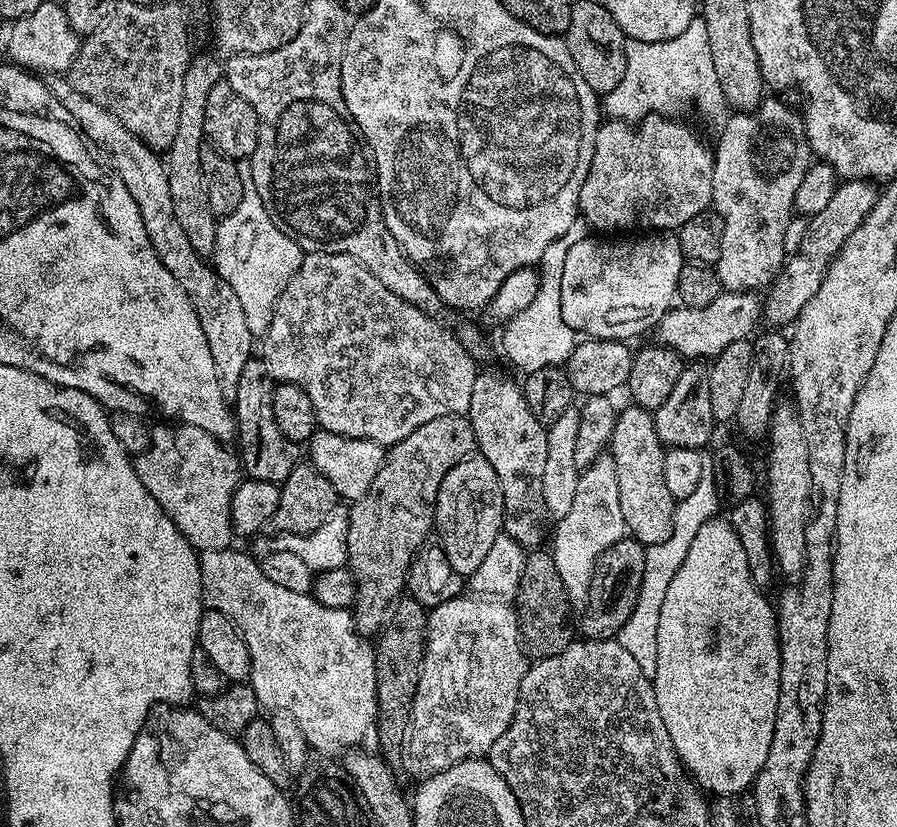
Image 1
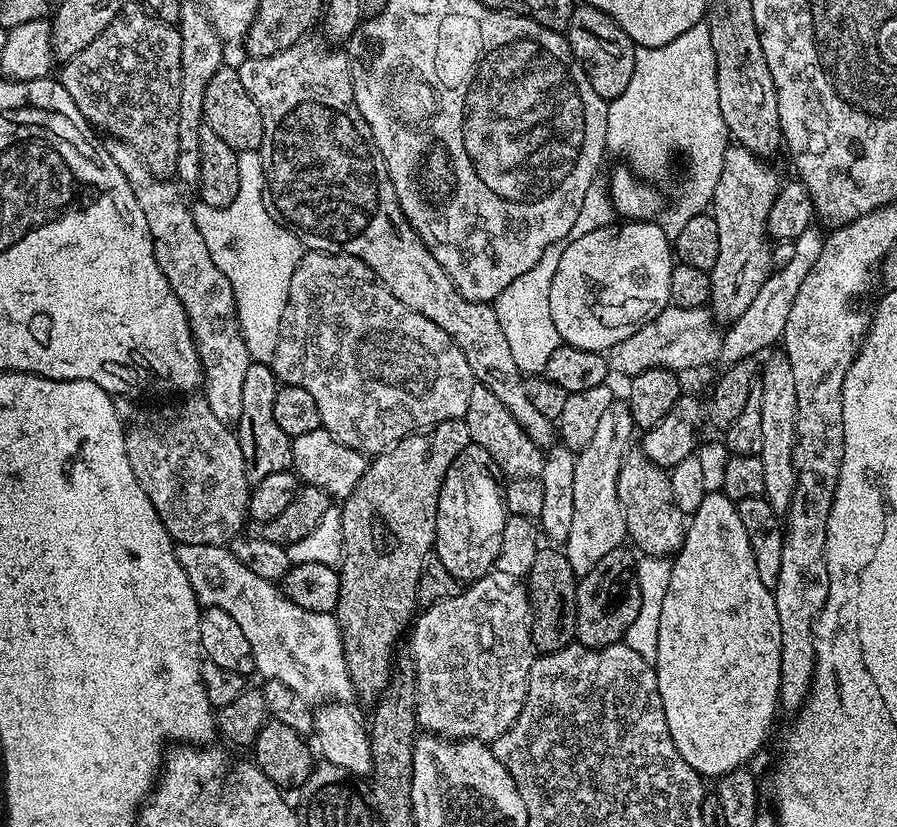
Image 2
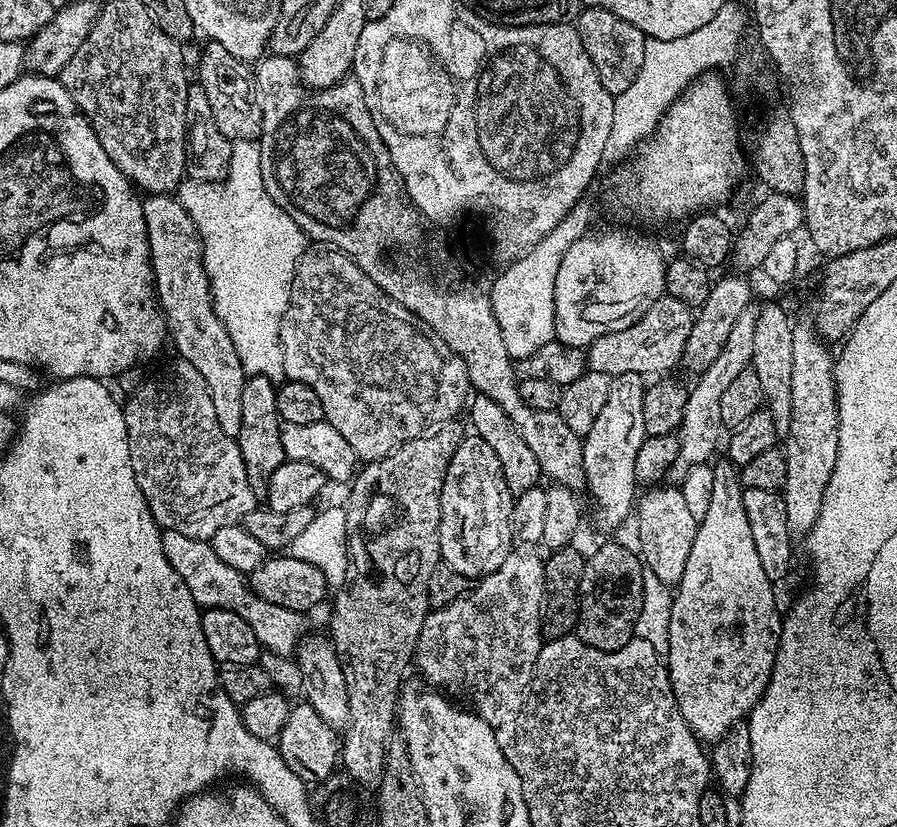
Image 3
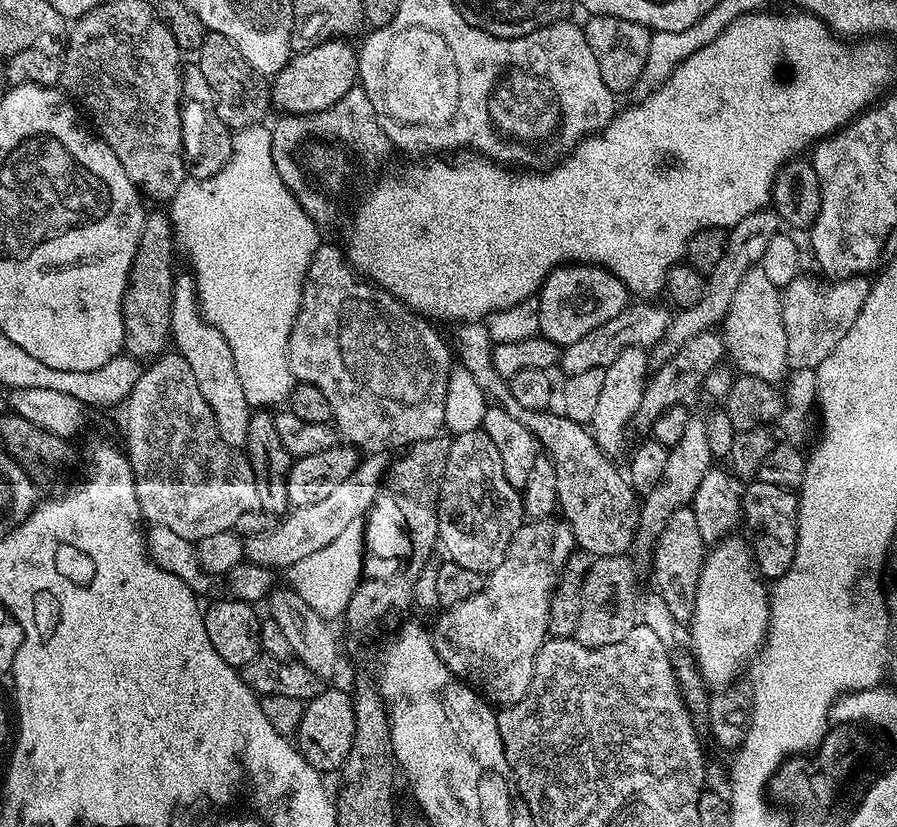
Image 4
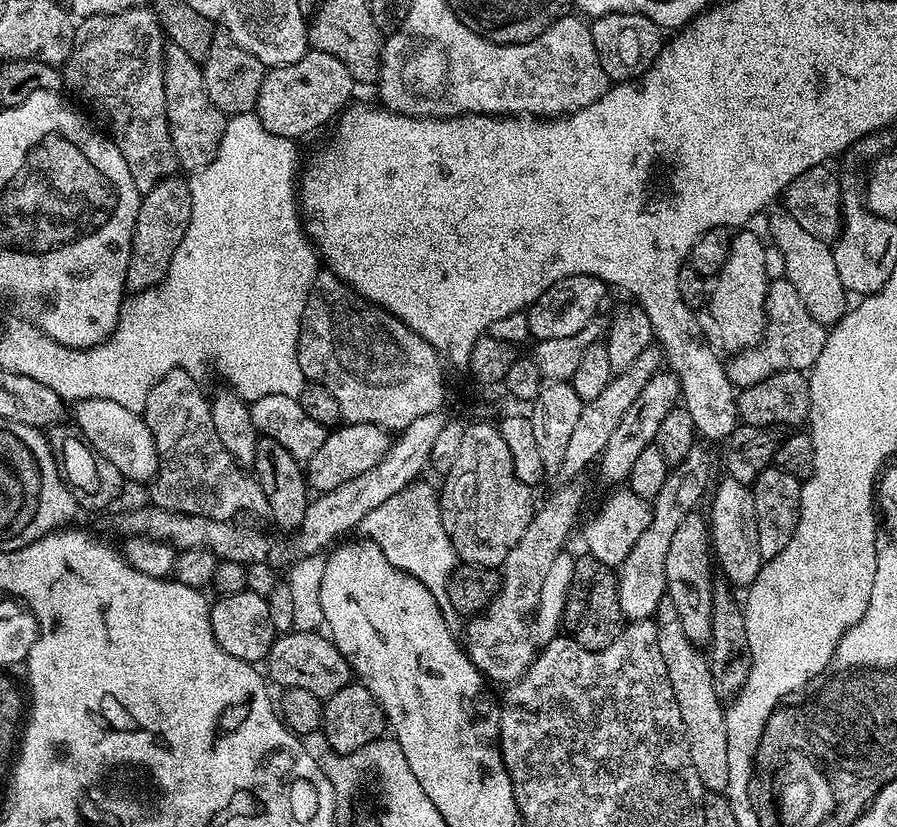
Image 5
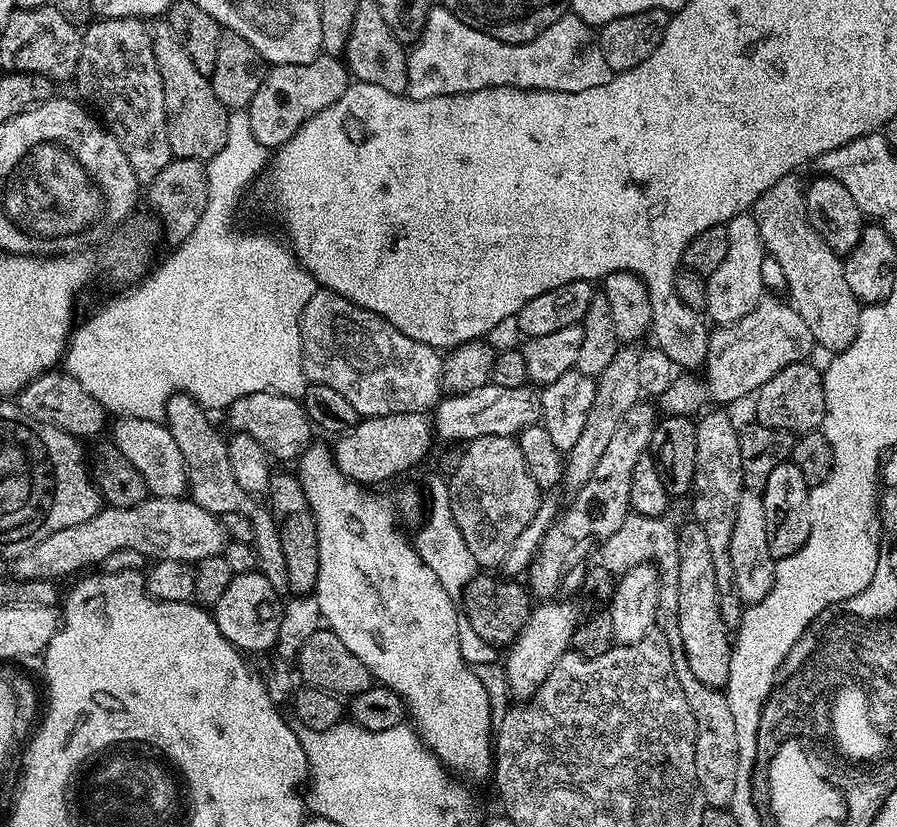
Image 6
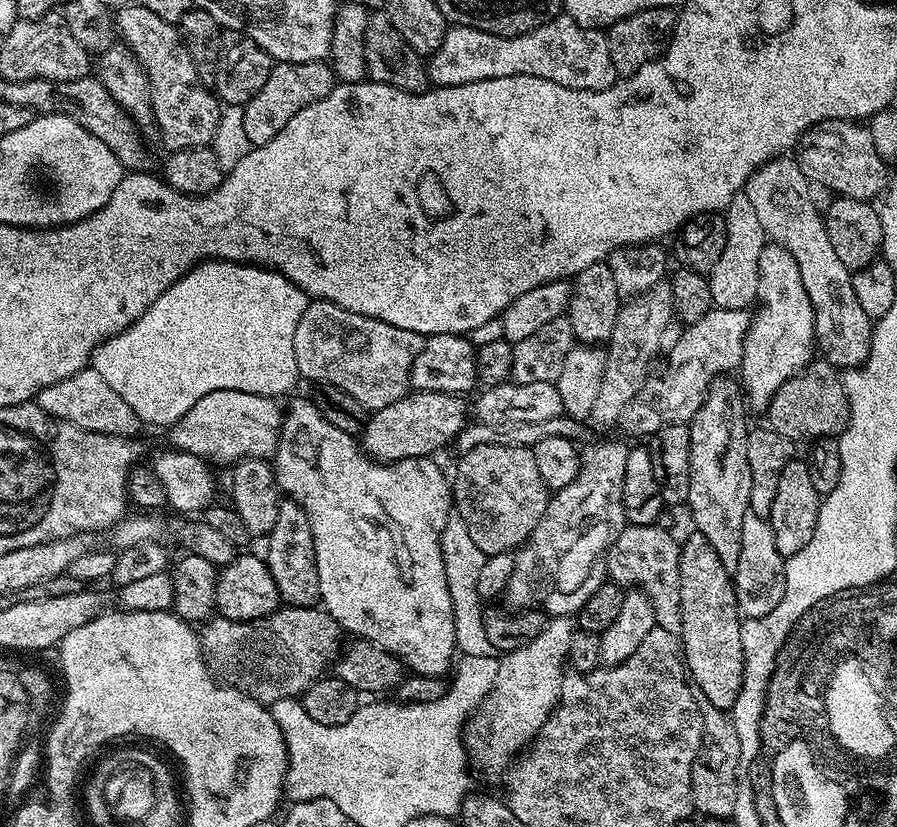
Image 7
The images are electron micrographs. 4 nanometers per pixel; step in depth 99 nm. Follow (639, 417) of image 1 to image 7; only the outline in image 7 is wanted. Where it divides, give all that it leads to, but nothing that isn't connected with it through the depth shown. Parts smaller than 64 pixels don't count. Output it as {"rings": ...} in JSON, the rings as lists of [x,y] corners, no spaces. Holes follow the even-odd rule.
{"rings":[[[695,530],[689,532],[680,544],[682,634],[678,639],[686,671],[699,695],[709,704],[730,710],[744,684],[742,617],[736,604],[736,585],[709,540]]]}

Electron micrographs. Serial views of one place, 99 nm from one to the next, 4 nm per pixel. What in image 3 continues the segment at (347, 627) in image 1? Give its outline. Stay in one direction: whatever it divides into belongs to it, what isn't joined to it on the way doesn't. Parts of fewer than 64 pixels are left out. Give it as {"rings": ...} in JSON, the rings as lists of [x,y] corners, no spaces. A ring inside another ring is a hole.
{"rings":[[[169,528],[161,531],[162,550],[166,553],[166,562],[174,566],[178,578],[186,582],[186,590],[194,594],[194,602],[201,609],[221,608],[234,610],[244,621],[250,622],[250,630],[254,630],[254,638],[258,638],[261,649],[265,653],[291,657],[295,653],[301,639],[300,631],[304,628],[305,617],[294,610],[286,610],[286,606],[274,606],[274,602],[266,602],[266,598],[258,598],[248,584],[245,573],[234,570],[234,566],[222,562],[218,554],[214,554],[211,543],[198,538],[186,538],[186,534],[178,534],[178,530]]]}

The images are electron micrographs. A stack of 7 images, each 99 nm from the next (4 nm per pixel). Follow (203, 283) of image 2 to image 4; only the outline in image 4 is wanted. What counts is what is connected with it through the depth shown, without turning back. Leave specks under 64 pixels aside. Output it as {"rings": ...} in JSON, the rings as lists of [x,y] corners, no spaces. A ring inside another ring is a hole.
{"rings":[[[191,274],[175,277],[170,322],[175,351],[182,358],[186,358],[186,362],[190,362],[190,371],[198,382],[198,390],[202,390],[202,398],[206,398],[206,406],[210,406],[210,414],[214,414],[214,422],[218,426],[218,434],[222,434],[222,442],[226,442],[226,446],[231,448],[243,449],[254,409],[246,402],[246,393],[242,391],[230,342],[226,342],[226,338],[222,338],[219,330],[200,312],[200,300],[196,296],[196,277]]]}

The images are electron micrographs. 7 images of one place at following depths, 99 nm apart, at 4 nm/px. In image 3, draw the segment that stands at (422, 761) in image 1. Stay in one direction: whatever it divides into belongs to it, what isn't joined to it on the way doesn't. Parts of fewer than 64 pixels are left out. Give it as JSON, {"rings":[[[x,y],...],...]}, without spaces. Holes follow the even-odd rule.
{"rings":[[[536,550],[520,551],[524,552],[509,552],[506,562],[502,562],[496,572],[483,577],[477,588],[475,585],[445,608],[432,608],[426,622],[422,622],[422,634],[418,634],[416,643],[414,664],[420,667],[421,674],[425,676],[423,679],[433,689],[467,706],[493,726],[514,719],[524,709],[542,643],[544,560]]]}

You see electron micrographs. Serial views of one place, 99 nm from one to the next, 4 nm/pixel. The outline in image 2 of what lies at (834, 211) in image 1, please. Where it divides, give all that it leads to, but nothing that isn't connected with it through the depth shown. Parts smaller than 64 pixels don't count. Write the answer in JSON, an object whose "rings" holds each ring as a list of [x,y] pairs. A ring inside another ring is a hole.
{"rings":[[[816,226],[807,228],[802,230],[798,239],[791,241],[792,257],[781,268],[779,265],[772,275],[766,278],[766,282],[762,282],[762,290],[758,290],[758,295],[742,313],[742,318],[727,325],[720,343],[721,365],[737,364],[740,360],[759,357],[759,352],[767,353],[773,346],[781,343],[786,330],[786,318],[790,318],[790,306],[794,306],[794,298],[802,287],[802,281],[805,280],[806,274],[810,274],[814,262],[818,262],[818,254],[822,254],[825,233],[819,230],[821,231]]]}

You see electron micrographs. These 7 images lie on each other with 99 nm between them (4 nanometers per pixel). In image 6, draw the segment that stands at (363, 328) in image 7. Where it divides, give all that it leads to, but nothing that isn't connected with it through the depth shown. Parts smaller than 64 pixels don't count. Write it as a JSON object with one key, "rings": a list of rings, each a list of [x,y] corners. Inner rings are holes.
{"rings":[[[320,288],[306,302],[300,319],[300,358],[304,375],[313,384],[325,384],[338,390],[361,418],[423,412],[431,409],[442,396],[442,356],[437,349],[414,338],[406,338],[402,330],[390,326],[386,318],[350,302],[342,294]]]}

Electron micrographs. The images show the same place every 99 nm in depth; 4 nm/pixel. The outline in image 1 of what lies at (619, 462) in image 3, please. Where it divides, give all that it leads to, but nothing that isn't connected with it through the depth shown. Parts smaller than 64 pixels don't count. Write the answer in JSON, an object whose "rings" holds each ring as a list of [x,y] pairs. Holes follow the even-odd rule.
{"rings":[[[605,454],[581,471],[570,511],[566,513],[566,518],[555,521],[554,531],[550,536],[554,566],[573,609],[581,610],[586,606],[596,559],[608,546],[613,546],[625,536],[622,502],[618,502],[618,474],[614,470],[614,458]]]}

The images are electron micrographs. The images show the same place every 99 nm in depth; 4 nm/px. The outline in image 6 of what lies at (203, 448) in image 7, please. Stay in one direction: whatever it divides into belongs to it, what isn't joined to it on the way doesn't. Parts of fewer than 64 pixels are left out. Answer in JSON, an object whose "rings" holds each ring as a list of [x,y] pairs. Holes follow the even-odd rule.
{"rings":[[[277,392],[246,394],[228,405],[226,415],[232,432],[250,434],[250,438],[266,449],[269,457],[276,462],[295,461],[313,439],[314,425],[304,413],[303,403],[295,396],[283,396]]]}

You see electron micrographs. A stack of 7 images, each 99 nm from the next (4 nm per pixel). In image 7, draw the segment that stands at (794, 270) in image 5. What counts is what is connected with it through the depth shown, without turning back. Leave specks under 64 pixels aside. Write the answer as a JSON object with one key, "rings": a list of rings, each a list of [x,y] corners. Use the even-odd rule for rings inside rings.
{"rings":[[[785,154],[768,160],[748,179],[742,192],[750,198],[754,211],[758,213],[765,237],[771,243],[783,246],[798,262],[802,286],[806,286],[814,310],[816,347],[823,359],[838,370],[851,370],[867,364],[874,322],[854,295],[852,273],[842,266],[834,246],[830,246],[821,209],[816,209],[812,201],[813,185],[809,184],[806,174],[802,174],[796,159]]]}

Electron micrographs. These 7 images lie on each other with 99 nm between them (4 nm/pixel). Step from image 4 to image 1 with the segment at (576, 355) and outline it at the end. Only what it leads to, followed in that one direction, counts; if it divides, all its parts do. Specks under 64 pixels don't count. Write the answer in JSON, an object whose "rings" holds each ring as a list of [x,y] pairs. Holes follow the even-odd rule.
{"rings":[[[721,291],[720,296],[710,302],[710,306],[673,307],[656,325],[654,335],[659,343],[672,348],[685,361],[708,362],[712,357],[722,354],[722,350],[726,350],[731,343],[749,339],[757,331],[756,323],[759,325],[761,320],[762,300],[757,293]]]}

